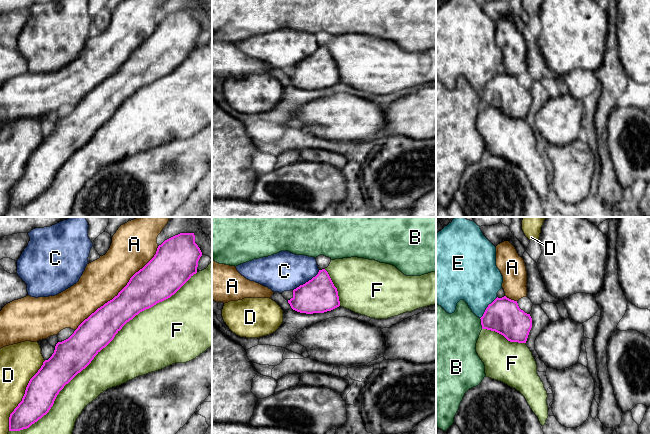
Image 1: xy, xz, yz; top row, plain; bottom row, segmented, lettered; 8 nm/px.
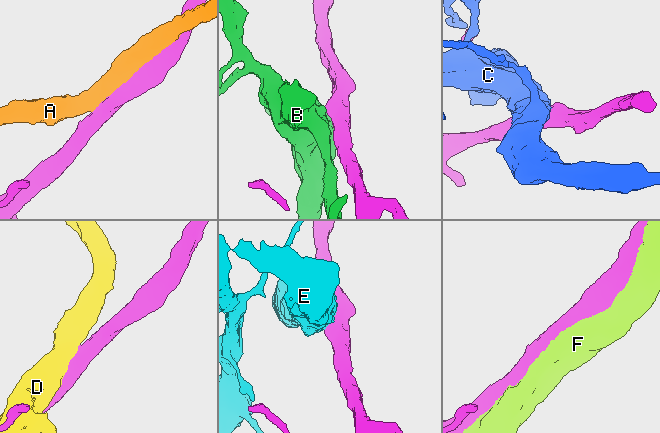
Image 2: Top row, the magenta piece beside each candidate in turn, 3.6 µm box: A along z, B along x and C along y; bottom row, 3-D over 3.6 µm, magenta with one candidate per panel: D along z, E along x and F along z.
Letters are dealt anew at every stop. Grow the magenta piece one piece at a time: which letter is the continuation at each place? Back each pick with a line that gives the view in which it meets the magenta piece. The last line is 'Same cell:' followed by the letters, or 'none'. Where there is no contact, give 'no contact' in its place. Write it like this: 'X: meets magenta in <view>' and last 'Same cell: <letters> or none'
F: meets magenta in xy
Same cell: F

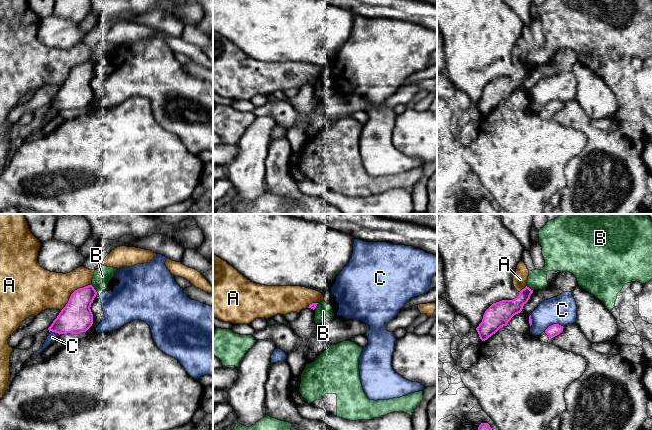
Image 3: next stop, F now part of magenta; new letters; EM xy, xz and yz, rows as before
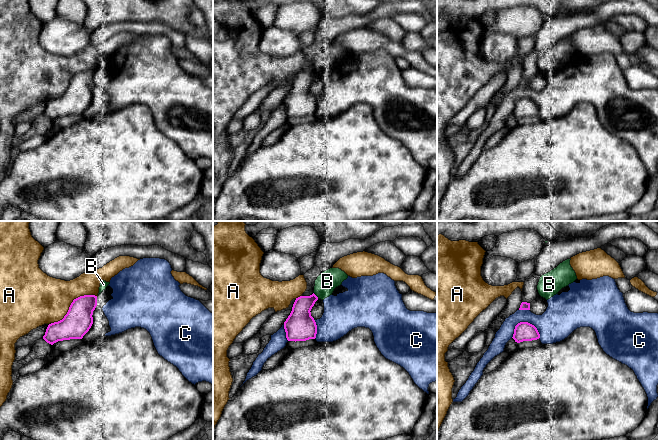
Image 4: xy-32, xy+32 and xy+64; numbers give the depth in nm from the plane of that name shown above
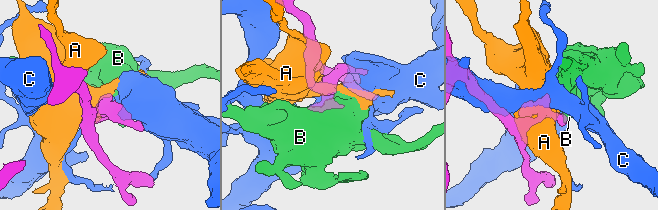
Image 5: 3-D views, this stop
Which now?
Same cell: none

